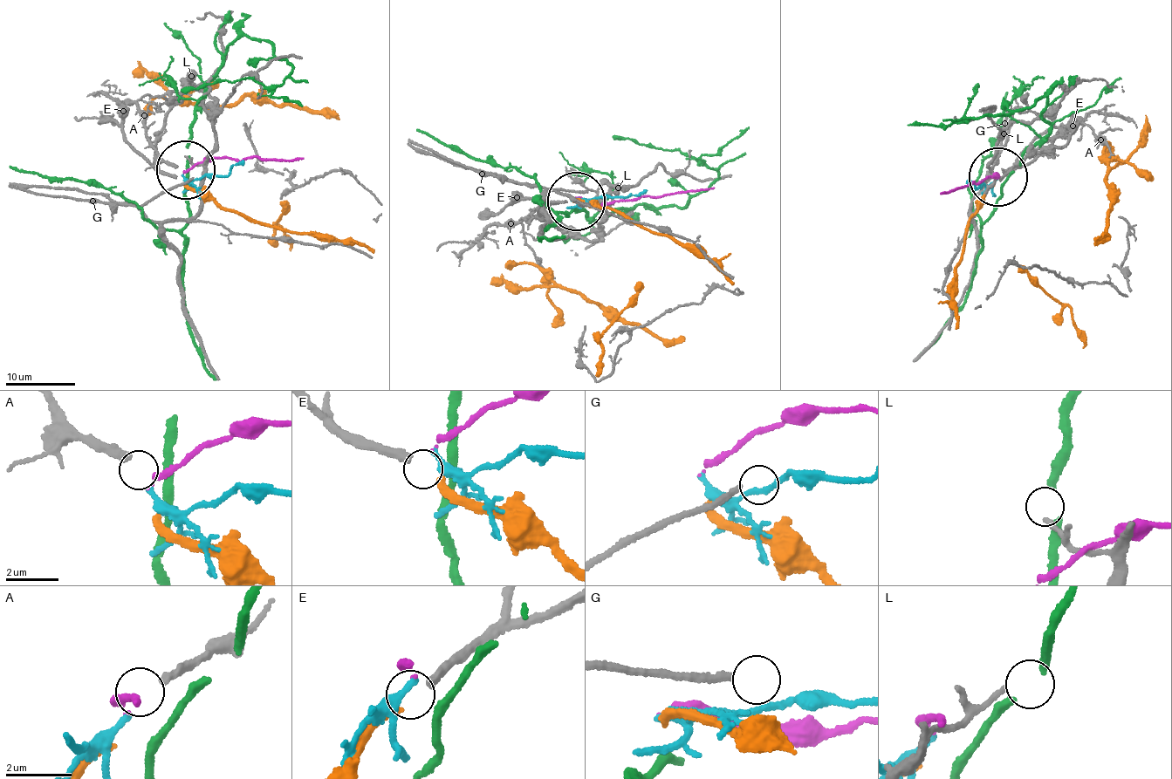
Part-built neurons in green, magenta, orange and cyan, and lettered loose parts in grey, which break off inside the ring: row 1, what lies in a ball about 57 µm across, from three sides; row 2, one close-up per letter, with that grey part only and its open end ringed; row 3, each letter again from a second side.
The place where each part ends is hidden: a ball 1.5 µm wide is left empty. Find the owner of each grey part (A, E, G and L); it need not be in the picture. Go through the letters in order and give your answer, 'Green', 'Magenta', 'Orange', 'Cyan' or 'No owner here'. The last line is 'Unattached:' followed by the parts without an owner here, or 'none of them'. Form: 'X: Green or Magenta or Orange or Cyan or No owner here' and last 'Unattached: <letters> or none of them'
A: Cyan
E: Orange
G: No owner here
L: No owner here
Unattached: G, L

